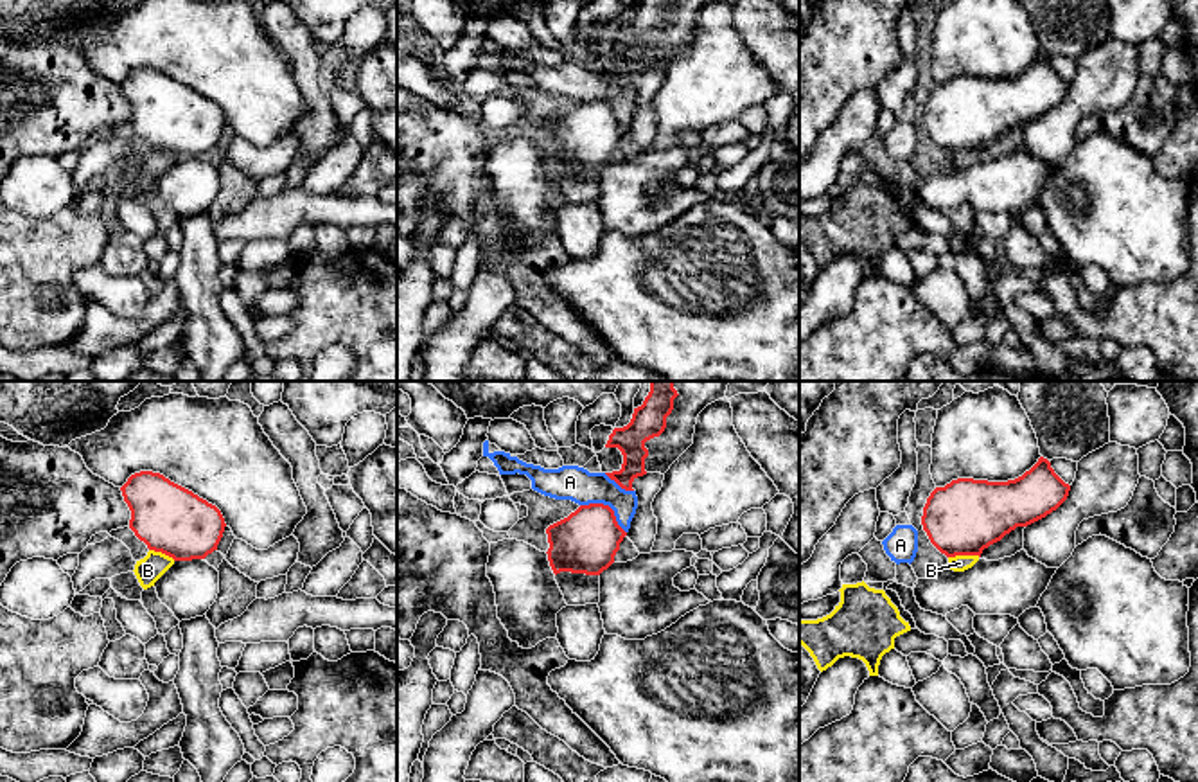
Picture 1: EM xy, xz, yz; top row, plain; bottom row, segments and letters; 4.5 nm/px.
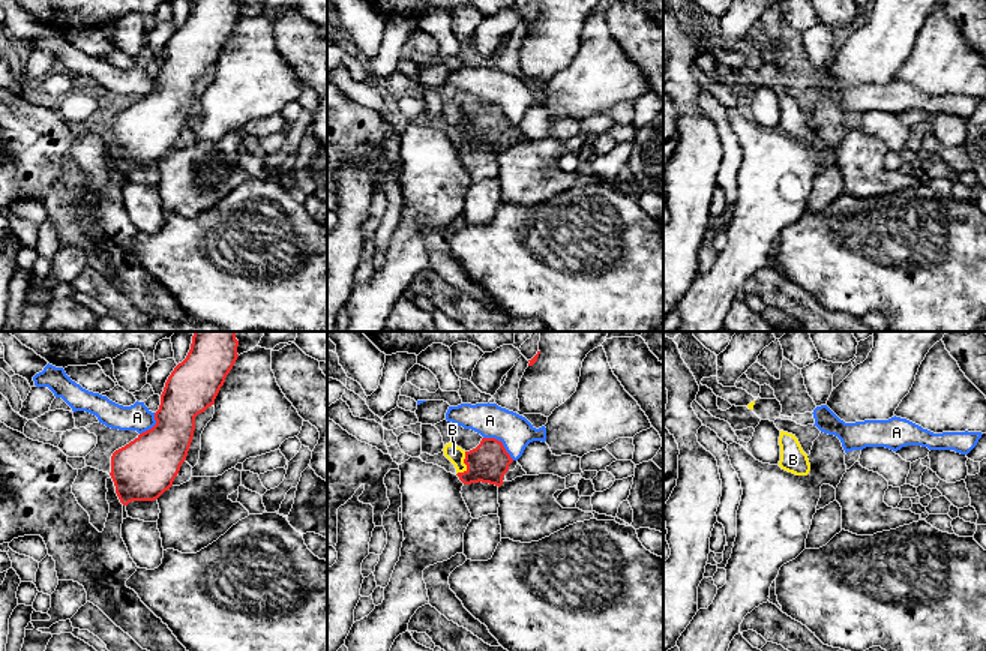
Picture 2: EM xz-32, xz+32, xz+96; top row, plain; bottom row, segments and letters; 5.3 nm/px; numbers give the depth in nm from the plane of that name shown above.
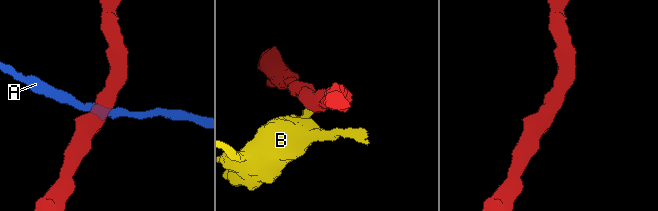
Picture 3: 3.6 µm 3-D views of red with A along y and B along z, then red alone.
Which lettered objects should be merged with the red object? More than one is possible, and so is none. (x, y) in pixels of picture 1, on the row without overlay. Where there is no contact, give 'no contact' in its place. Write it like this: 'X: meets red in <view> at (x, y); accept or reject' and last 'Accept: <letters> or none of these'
A: meets red in xz at (607, 103); reject
B: meets red in yz at (963, 151); reject
Accept: none of these

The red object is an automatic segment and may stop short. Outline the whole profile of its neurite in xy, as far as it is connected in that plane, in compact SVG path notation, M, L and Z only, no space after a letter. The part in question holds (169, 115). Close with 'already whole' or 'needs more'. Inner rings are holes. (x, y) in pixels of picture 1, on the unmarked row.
M140 68L120 84L131 108L129 126L174 158L205 156L225 129L221 108L160 70Z; already whole

